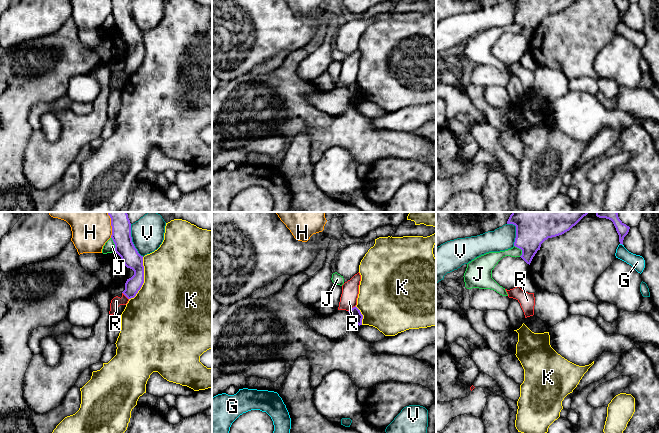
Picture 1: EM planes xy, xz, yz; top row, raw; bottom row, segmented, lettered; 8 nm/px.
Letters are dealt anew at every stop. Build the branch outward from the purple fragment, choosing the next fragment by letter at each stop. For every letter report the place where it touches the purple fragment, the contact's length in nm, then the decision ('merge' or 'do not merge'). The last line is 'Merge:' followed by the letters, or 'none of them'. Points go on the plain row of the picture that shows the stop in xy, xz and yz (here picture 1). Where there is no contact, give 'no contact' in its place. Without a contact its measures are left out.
G: meets purple in yz at (621, 19); contact 30 nm long; do not merge
H: meets purple in xy at (112, 7); contact 110 nm long; do not merge
J: meets purple in yz at (521, 25); contact 110 nm long; do not merge
K: meets purple in xy at (143, 55); contact 360 nm long; do not merge
R: meets purple in xz at (352, 84); contact 80 nm long; do not merge
V: meets purple in xy at (131, 17); contact 280 nm long; do not merge
Merge: none of them

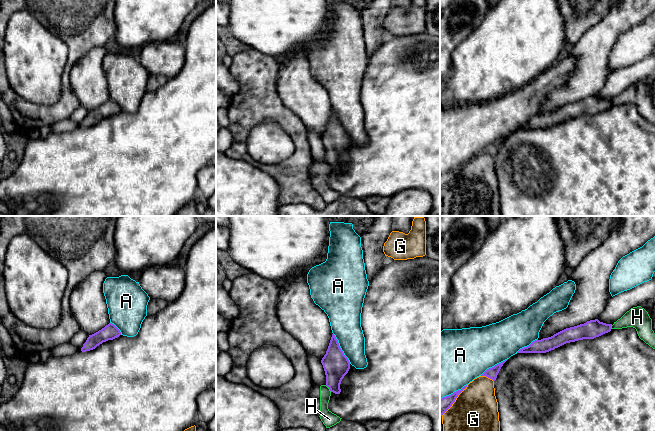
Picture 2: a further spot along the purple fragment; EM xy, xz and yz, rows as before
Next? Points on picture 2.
A: meets purple in xz at (340, 124); contact 280 nm long; do not merge
G: meets purple in yz at (487, 152); contact 120 nm long; do not merge
H: meets purple in xz at (329, 164); contact 80 nm long; do not merge
Merge: none of them

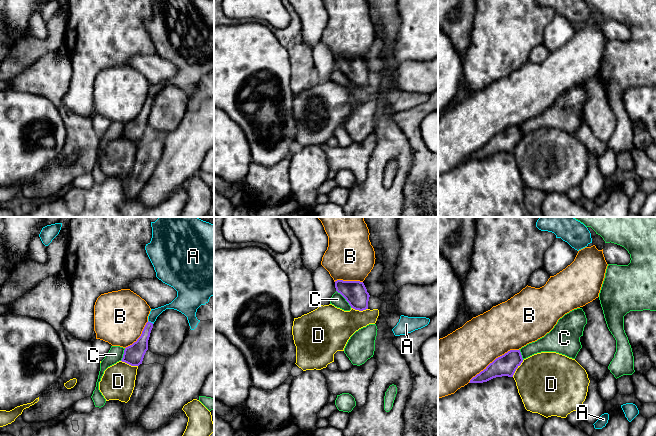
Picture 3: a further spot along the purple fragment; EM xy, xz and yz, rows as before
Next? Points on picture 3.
A: meets purple in xy at (150, 98); contact 50 nm long; merge
B: meets purple in yz at (494, 136); contact 480 nm long; do not merge
C: meets purple in xz at (345, 74); contact 190 nm long; do not merge
D: meets purple in yz at (517, 143); contact 160 nm long; do not merge
Merge: A

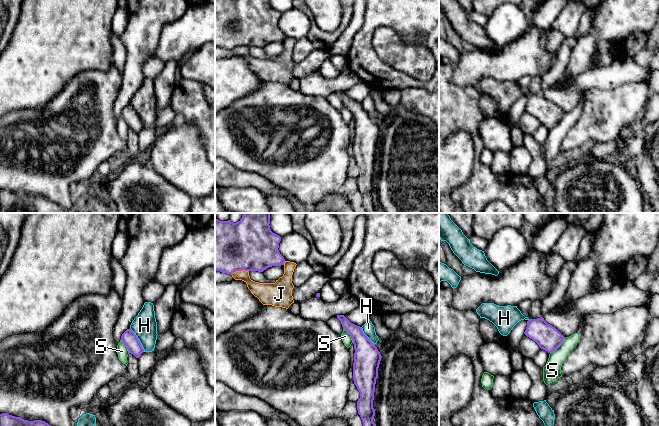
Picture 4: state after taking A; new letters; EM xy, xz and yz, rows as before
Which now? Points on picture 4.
H: meets purple in xy at (138, 116); contact 220 nm long; do not merge
J: meets purple in xz at (239, 46); contact 150 nm long; do not merge
S: meets purple in yz at (558, 122); contact 180 nm long; do not merge
Merge: none of them

